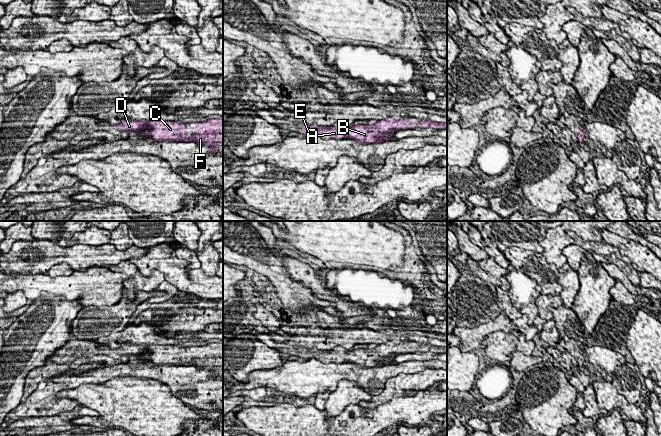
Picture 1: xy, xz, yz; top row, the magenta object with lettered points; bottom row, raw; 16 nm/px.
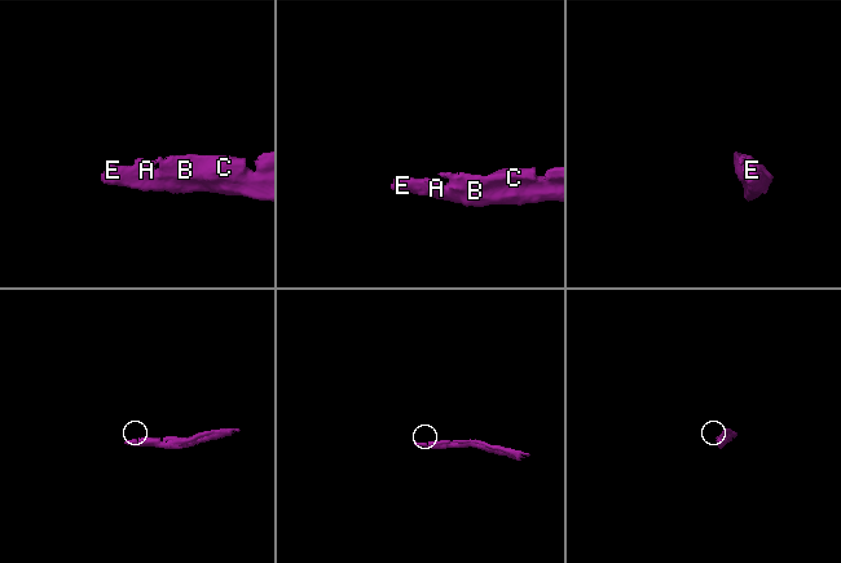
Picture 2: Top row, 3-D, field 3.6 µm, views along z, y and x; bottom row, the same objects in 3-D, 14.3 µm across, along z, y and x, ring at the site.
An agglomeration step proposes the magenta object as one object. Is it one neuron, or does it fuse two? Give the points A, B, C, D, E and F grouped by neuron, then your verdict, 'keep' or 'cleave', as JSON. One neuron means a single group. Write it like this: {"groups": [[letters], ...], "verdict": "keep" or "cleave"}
{"groups": [["A", "B", "C", "D", "E", "F"]], "verdict": "keep"}

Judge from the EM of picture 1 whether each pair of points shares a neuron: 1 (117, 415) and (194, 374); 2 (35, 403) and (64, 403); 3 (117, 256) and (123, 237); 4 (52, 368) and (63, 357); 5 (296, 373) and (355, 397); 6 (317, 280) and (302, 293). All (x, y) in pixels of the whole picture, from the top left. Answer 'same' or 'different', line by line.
1: different
2: same
3: different
4: different
5: different
6: different

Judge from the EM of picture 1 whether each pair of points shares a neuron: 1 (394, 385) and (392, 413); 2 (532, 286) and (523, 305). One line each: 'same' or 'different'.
1: different
2: same

